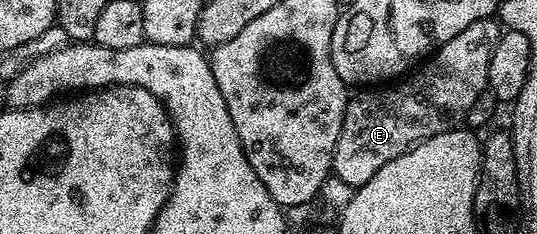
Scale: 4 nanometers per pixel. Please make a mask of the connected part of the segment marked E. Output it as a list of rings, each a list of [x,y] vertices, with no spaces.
[[[495,17],[474,20],[470,28],[458,32],[454,40],[441,46],[419,69],[409,73],[403,80],[395,84],[384,84],[379,88],[364,88],[357,93],[360,94],[357,98],[356,95],[349,97],[342,120],[342,132],[338,136],[338,144],[332,157],[332,174],[353,188],[361,186],[366,184],[366,180],[370,180],[370,176],[374,176],[374,172],[378,172],[378,168],[382,168],[382,164],[394,160],[394,156],[402,156],[402,152],[430,136],[438,136],[459,127],[467,119],[470,108],[474,108],[474,100],[478,100],[478,96],[488,90],[490,58],[494,56],[494,48],[501,33],[501,23]]]

